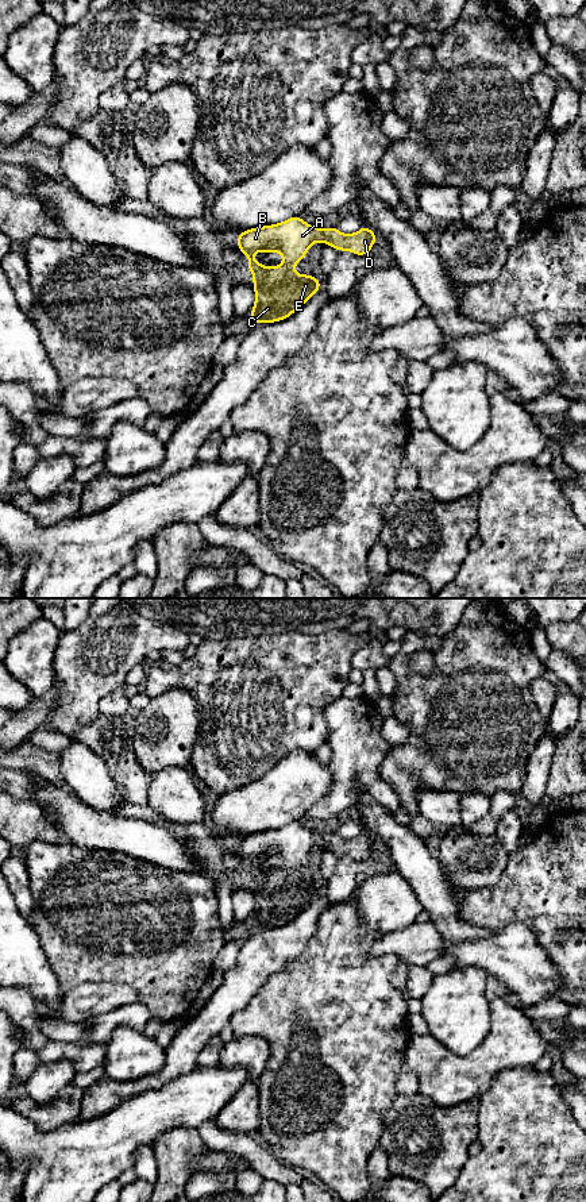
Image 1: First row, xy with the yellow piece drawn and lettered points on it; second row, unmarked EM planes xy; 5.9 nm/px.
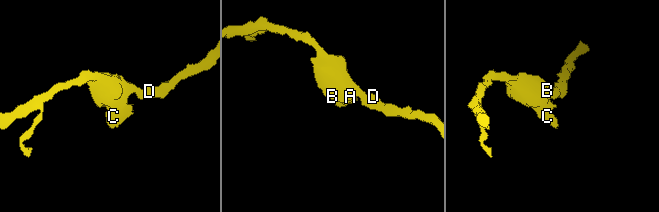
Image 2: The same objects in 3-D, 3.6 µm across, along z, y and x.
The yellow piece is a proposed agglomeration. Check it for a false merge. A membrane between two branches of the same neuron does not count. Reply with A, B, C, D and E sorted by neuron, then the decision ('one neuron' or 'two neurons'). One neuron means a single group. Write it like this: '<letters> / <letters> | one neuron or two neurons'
A B C D E | one neuron

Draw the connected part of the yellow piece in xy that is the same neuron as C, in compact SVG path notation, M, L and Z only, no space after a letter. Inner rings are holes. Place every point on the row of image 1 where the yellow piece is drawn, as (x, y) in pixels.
M297 215L278 224L244 230L235 239L240 254L248 258L247 270L257 276L251 280L255 290L250 313L252 325L285 320L323 286L313 276L293 273L294 265L305 258L315 242L324 242L338 253L347 250L359 257L371 253L378 235L366 224L350 235L342 234L336 227L316 228ZM257 251L279 251L285 263L265 267L252 258Z

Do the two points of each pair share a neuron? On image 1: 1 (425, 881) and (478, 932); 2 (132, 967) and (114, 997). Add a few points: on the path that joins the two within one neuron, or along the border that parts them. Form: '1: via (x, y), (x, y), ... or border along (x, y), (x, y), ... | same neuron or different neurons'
1: via (436, 897), (442, 908), (462, 928) | same neuron
2: border along (89, 983), (126, 983), (137, 993), (139, 1001) | different neurons

